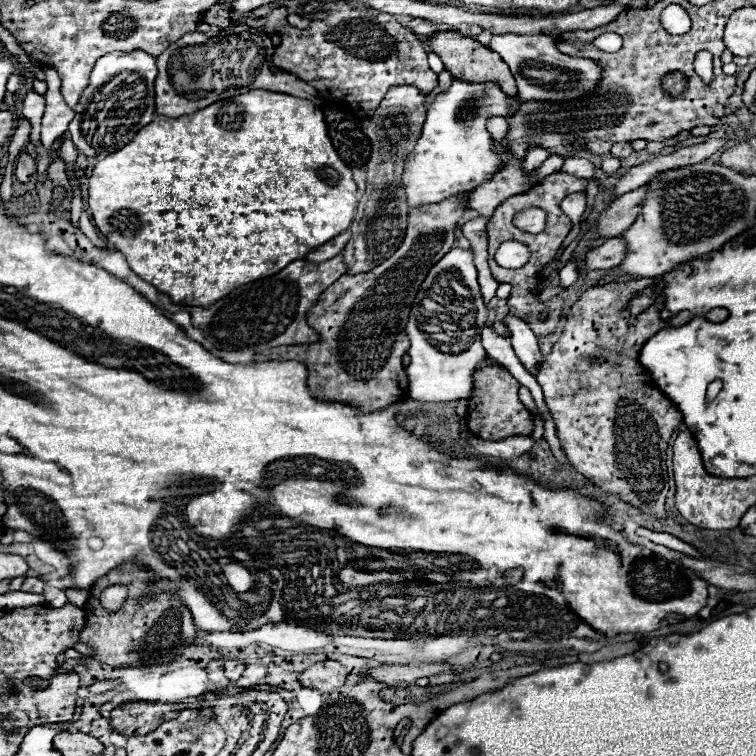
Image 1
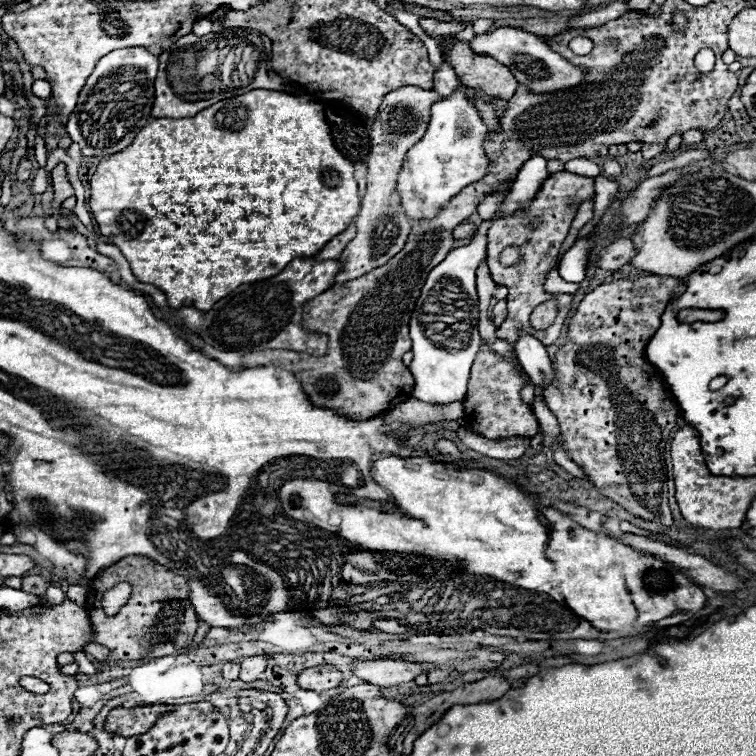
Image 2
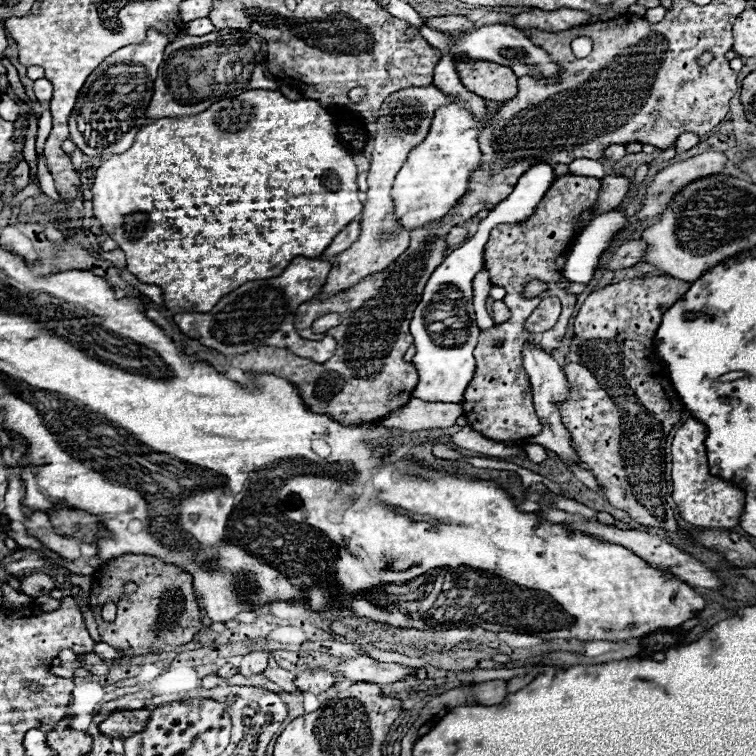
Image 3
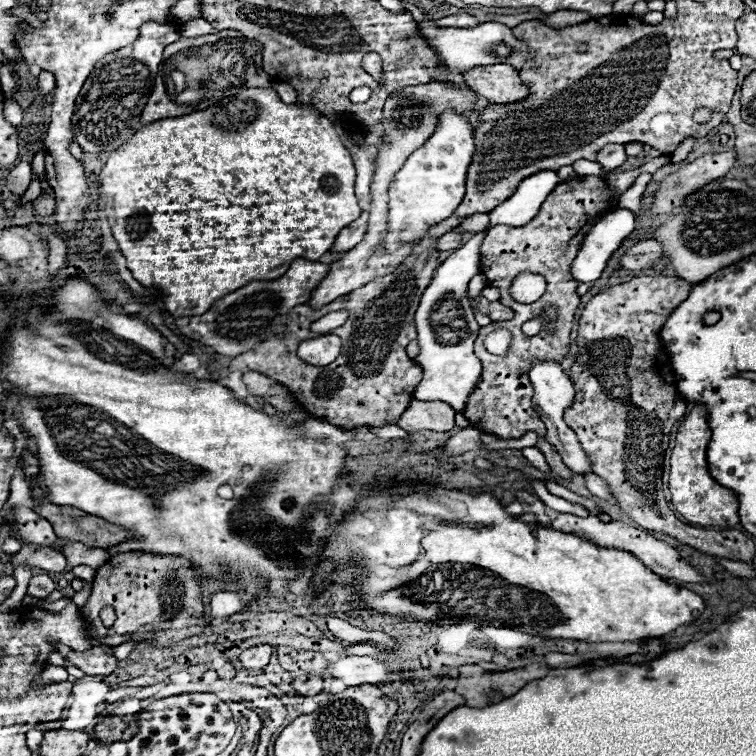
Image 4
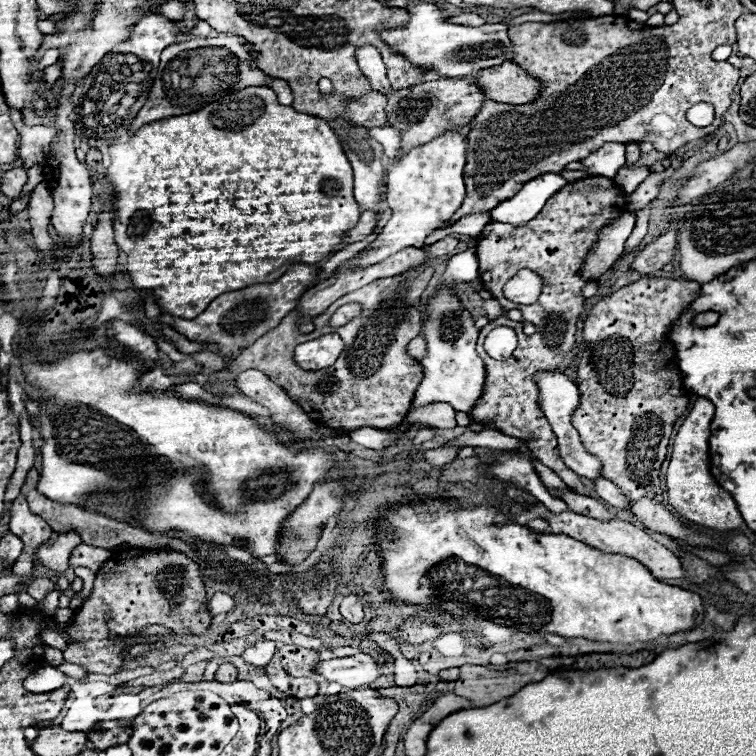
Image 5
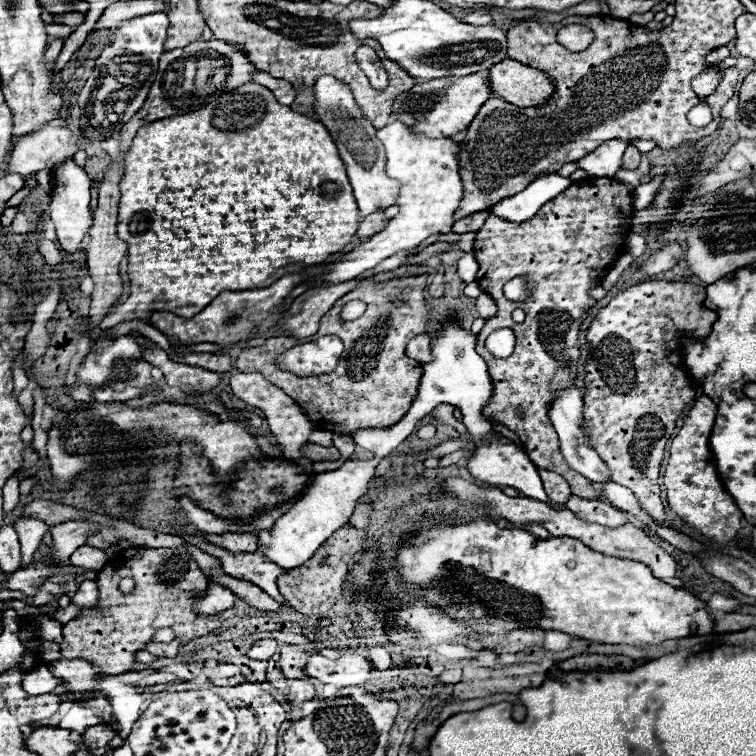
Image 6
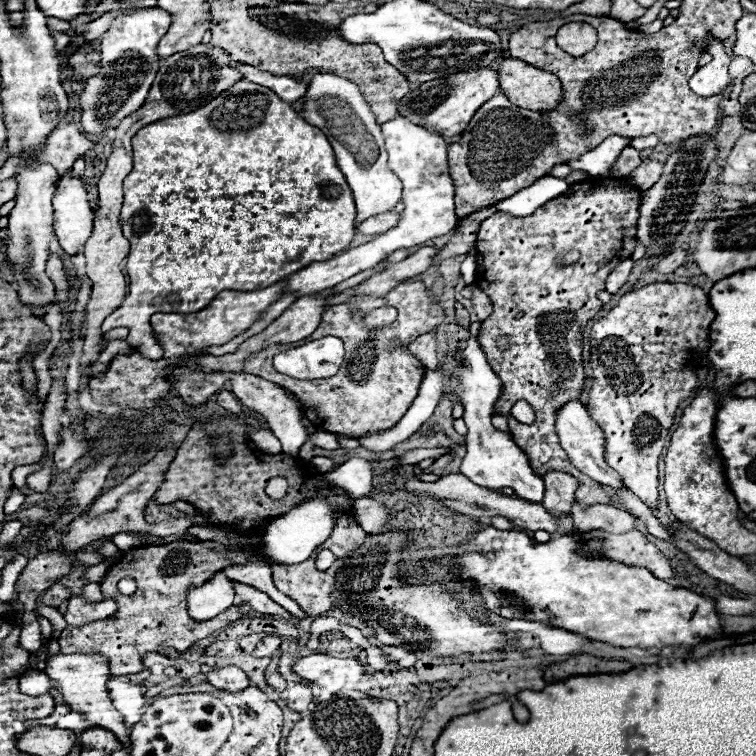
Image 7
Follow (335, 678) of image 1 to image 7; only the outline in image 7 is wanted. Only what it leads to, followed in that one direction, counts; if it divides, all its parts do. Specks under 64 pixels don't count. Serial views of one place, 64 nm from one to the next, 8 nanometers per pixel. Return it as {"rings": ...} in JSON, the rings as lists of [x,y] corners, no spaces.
{"rings":[[[288,682],[288,690],[286,690],[286,706],[294,712],[304,712],[308,708],[308,704],[312,702],[312,692],[310,686],[306,684],[298,684],[298,682]]]}

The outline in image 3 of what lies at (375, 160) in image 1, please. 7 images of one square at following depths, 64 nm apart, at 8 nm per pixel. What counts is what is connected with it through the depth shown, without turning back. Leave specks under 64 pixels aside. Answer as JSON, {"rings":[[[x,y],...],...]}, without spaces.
{"rings":[[[434,84],[410,86],[410,88],[394,92],[392,96],[388,96],[384,100],[384,104],[380,108],[380,118],[376,122],[378,132],[376,132],[372,164],[370,164],[370,172],[368,172],[368,186],[370,188],[366,192],[368,202],[362,212],[362,232],[360,232],[358,242],[354,242],[344,254],[336,256],[332,270],[328,274],[328,280],[322,286],[318,298],[330,298],[330,296],[336,296],[338,292],[344,292],[346,288],[352,288],[356,282],[364,280],[366,276],[386,270],[388,266],[392,266],[392,262],[396,262],[396,258],[400,254],[404,254],[410,238],[408,238],[408,232],[404,228],[400,228],[394,218],[394,202],[390,198],[394,176],[402,168],[404,158],[408,158],[408,150],[414,150],[414,146],[420,144],[428,136],[434,112],[440,106],[454,102],[454,100],[456,98],[444,94]]]}

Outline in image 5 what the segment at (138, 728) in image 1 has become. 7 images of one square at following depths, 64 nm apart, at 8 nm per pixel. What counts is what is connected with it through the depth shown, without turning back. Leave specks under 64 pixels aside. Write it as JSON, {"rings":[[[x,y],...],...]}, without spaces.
{"rings":[[[106,720],[106,722],[98,722],[90,728],[88,740],[92,742],[96,752],[102,752],[108,746],[118,746],[120,742],[128,742],[130,734],[132,734],[132,728],[120,726],[116,720]]]}

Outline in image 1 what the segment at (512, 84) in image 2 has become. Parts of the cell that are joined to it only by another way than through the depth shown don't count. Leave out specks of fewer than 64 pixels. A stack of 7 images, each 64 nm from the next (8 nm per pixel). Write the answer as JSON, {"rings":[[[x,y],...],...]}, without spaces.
{"rings":[[[436,32],[432,36],[432,50],[442,58],[444,68],[452,72],[454,78],[460,78],[464,82],[496,82],[496,86],[500,86],[502,90],[506,90],[506,94],[516,96],[516,80],[512,76],[512,72],[508,70],[506,62],[502,62],[502,58],[484,48],[480,42],[462,36],[460,32]]]}

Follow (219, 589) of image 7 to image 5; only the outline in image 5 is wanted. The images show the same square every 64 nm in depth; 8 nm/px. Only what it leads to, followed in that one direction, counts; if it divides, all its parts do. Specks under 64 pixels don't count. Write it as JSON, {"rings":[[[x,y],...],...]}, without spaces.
{"rings":[[[216,592],[208,602],[208,610],[212,616],[220,614],[220,612],[228,612],[234,608],[234,599],[227,593]]]}

